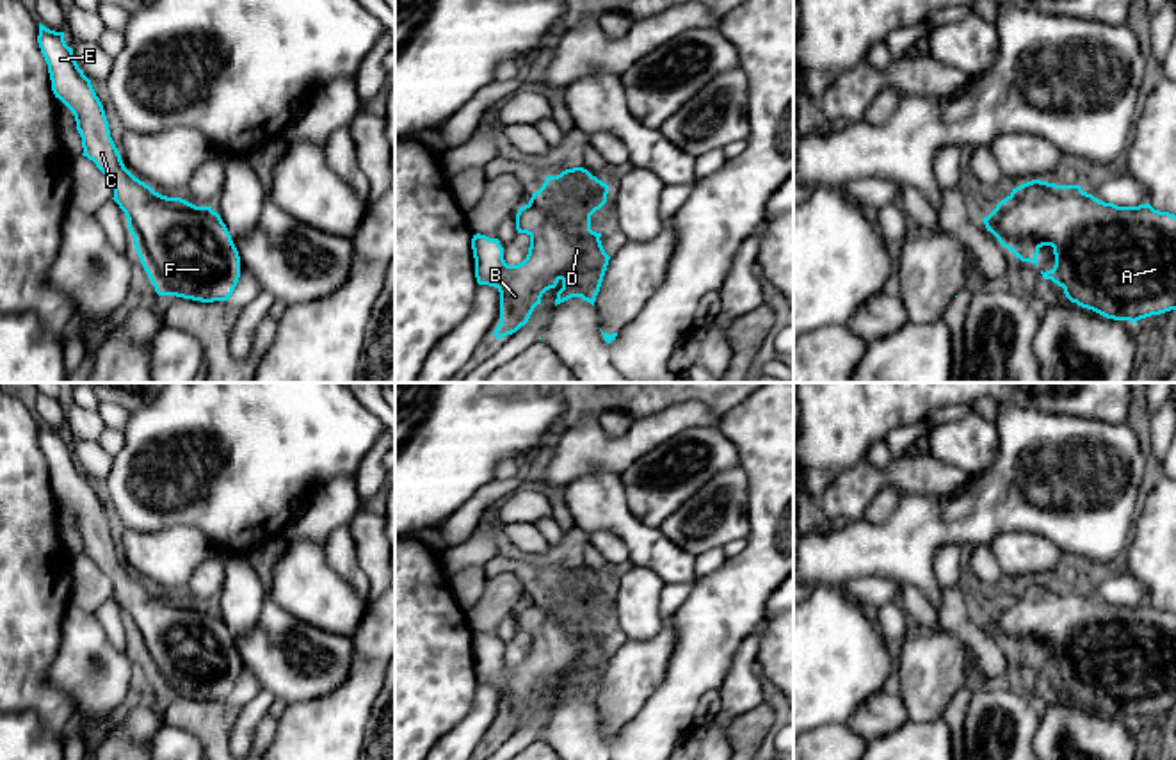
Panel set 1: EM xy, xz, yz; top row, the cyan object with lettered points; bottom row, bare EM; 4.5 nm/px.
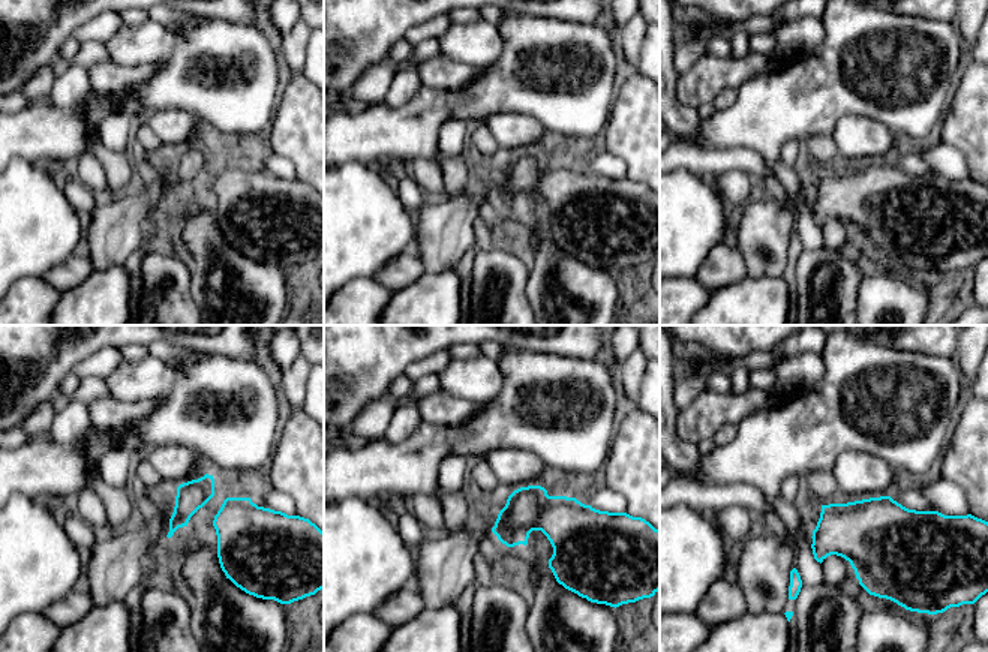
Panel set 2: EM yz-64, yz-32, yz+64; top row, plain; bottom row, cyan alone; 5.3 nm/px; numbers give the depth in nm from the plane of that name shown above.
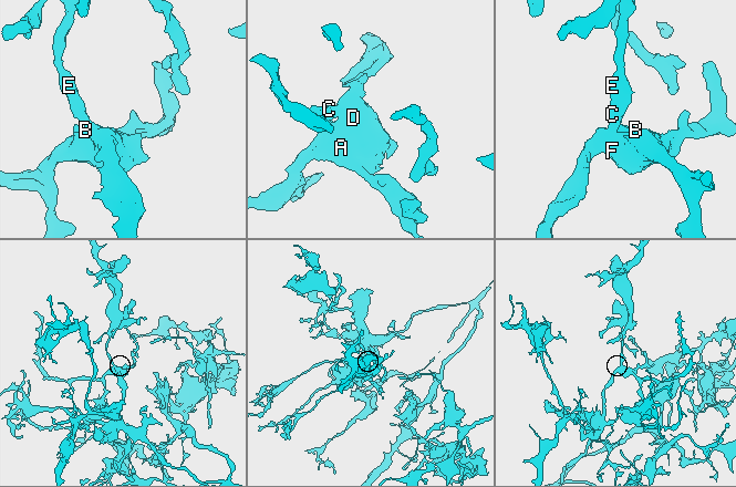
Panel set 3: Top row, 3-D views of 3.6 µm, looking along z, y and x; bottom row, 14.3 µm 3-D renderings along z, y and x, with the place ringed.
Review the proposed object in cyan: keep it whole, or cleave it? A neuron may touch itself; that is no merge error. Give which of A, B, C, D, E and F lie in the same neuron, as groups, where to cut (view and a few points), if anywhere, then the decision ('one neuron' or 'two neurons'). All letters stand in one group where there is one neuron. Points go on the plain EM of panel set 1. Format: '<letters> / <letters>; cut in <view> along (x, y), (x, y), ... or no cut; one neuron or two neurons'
A B C D E F; no cut; one neuron

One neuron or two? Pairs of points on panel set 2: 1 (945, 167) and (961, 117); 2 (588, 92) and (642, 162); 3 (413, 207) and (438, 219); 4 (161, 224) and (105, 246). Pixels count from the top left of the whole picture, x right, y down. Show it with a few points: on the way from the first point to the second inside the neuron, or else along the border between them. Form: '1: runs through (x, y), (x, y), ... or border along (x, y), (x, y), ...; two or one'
1: border along (934, 137), (963, 153), (969, 177); two
2: border along (612, 107), (607, 123), (603, 128); two
3: border along (426, 204), (419, 213); two
4: border along (164, 204), (155, 206), (149, 212), (149, 237); two

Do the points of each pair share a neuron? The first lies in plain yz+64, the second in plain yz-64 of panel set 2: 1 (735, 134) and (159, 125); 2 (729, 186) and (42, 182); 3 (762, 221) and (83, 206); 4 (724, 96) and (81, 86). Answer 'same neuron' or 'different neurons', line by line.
1: different neurons
2: different neurons
3: different neurons
4: same neuron

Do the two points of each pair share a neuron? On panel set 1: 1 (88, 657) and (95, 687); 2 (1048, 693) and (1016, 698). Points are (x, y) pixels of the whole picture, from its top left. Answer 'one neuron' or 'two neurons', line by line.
1: one neuron
2: two neurons

